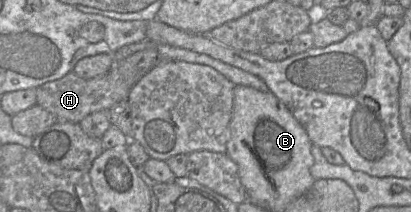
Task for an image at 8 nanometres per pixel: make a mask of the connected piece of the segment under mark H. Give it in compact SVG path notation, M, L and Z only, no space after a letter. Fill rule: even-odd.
M151 47L121 60L116 60L109 71L92 79L83 79L74 72L69 72L58 80L37 87L35 89L36 105L52 113L57 122L80 123L89 114L108 111L116 103L127 100L133 85L159 60L157 48Z

